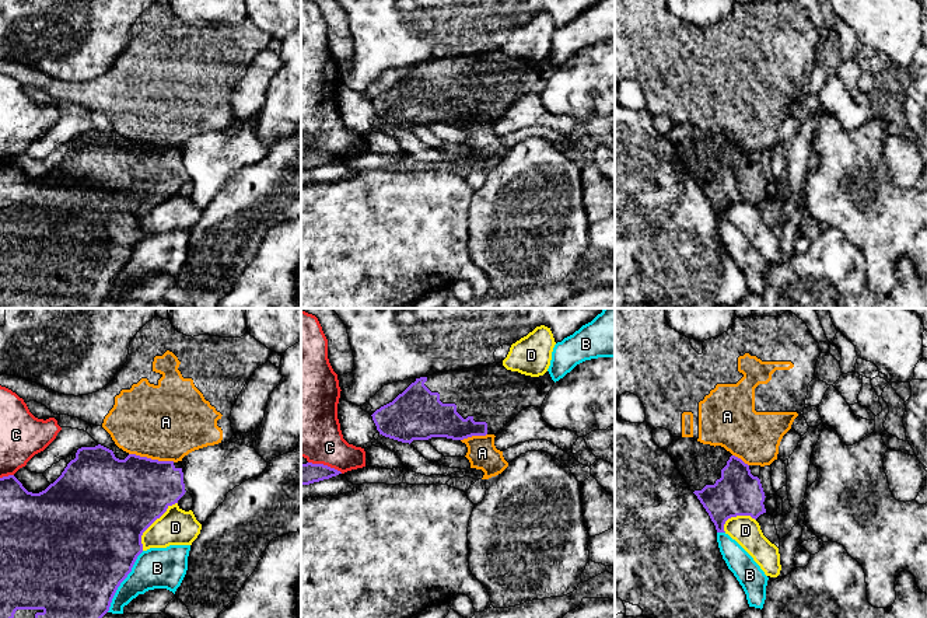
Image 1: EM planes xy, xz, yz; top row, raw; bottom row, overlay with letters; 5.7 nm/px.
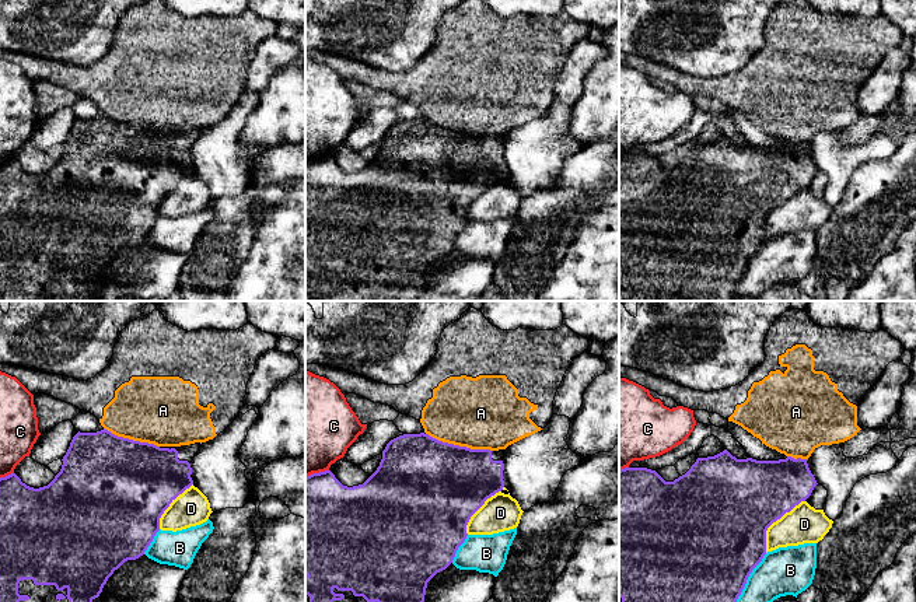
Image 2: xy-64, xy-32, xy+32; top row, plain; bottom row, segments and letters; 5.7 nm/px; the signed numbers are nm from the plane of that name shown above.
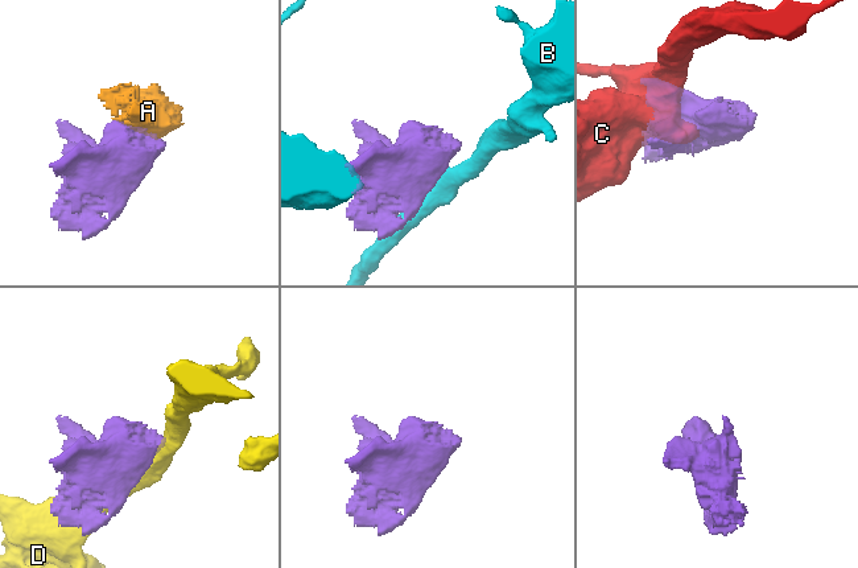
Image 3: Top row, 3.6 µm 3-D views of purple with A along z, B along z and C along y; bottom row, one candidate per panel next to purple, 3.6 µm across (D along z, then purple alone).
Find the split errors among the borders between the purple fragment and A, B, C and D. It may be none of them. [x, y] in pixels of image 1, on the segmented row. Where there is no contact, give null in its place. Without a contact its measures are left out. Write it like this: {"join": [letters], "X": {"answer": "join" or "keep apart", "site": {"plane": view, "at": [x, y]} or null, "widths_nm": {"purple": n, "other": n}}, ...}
{"join": [], "A": {"answer": "keep apart", "site": {"plane": "xy", "at": [150, 458]}, "widths_nm": {"purple": 420, "other": 440}}, "B": {"answer": "keep apart", "site": {"plane": "xy", "at": [122, 580]}, "widths_nm": {"purple": 500, "other": 240}}, "C": {"answer": "keep apart", "site": {"plane": "xz", "at": [325, 465]}, "widths_nm": {"purple": 130, "other": 360}}, "D": {"answer": "keep apart", "site": {"plane": "xy", "at": [151, 523]}, "widths_nm": {"purple": 480, "other": 200}}}

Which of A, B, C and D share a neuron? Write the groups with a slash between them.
A / B / C / D

